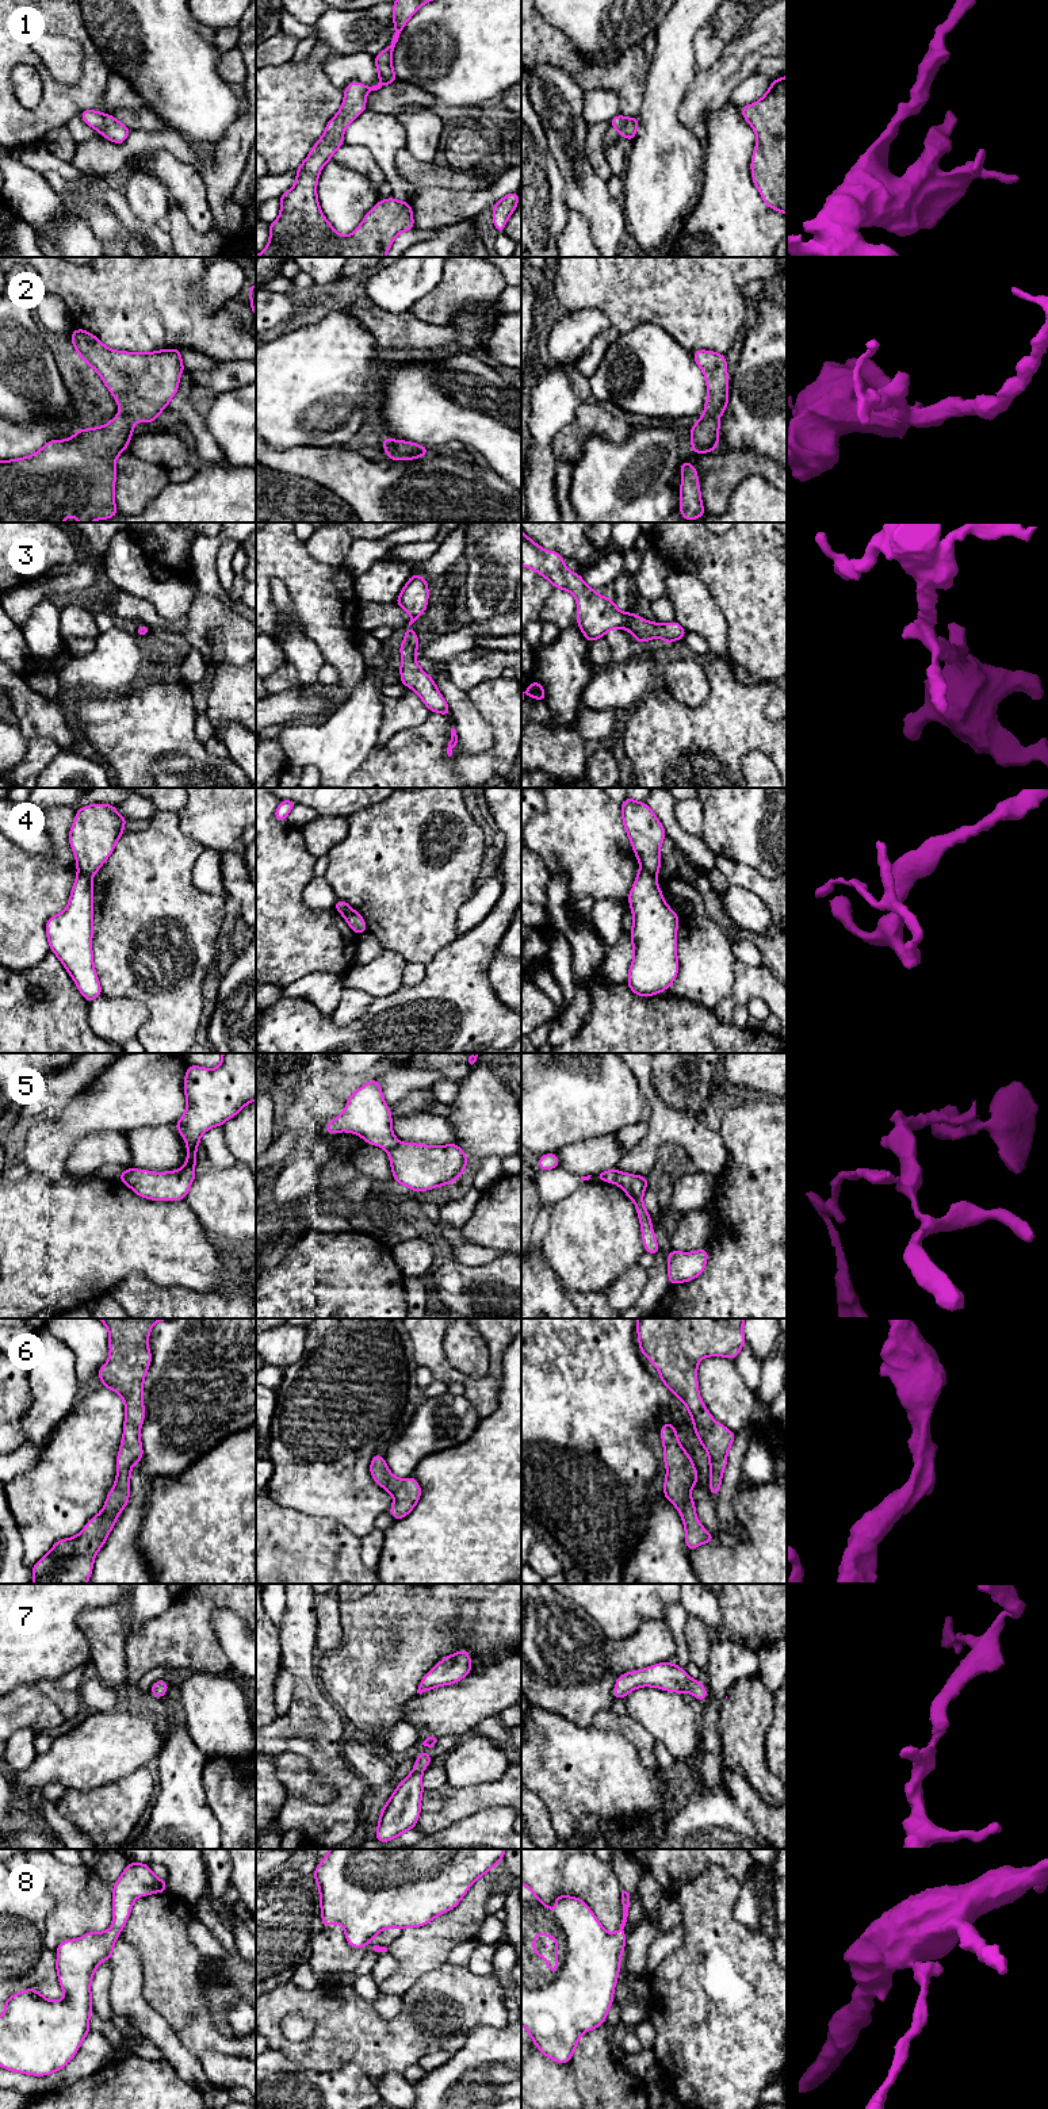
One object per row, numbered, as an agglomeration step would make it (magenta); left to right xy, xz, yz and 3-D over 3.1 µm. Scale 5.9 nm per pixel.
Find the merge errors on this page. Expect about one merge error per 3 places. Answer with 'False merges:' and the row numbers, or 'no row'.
False merges: 4, 5

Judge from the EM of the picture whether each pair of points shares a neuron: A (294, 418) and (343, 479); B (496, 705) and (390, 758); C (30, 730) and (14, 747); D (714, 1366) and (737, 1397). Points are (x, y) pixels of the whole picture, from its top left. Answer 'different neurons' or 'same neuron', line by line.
A: different neurons
B: same neuron
C: different neurons
D: same neuron

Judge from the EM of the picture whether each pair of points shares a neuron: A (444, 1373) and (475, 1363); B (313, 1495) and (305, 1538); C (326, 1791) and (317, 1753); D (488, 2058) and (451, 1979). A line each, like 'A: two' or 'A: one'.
A: two
B: two
C: two
D: two

